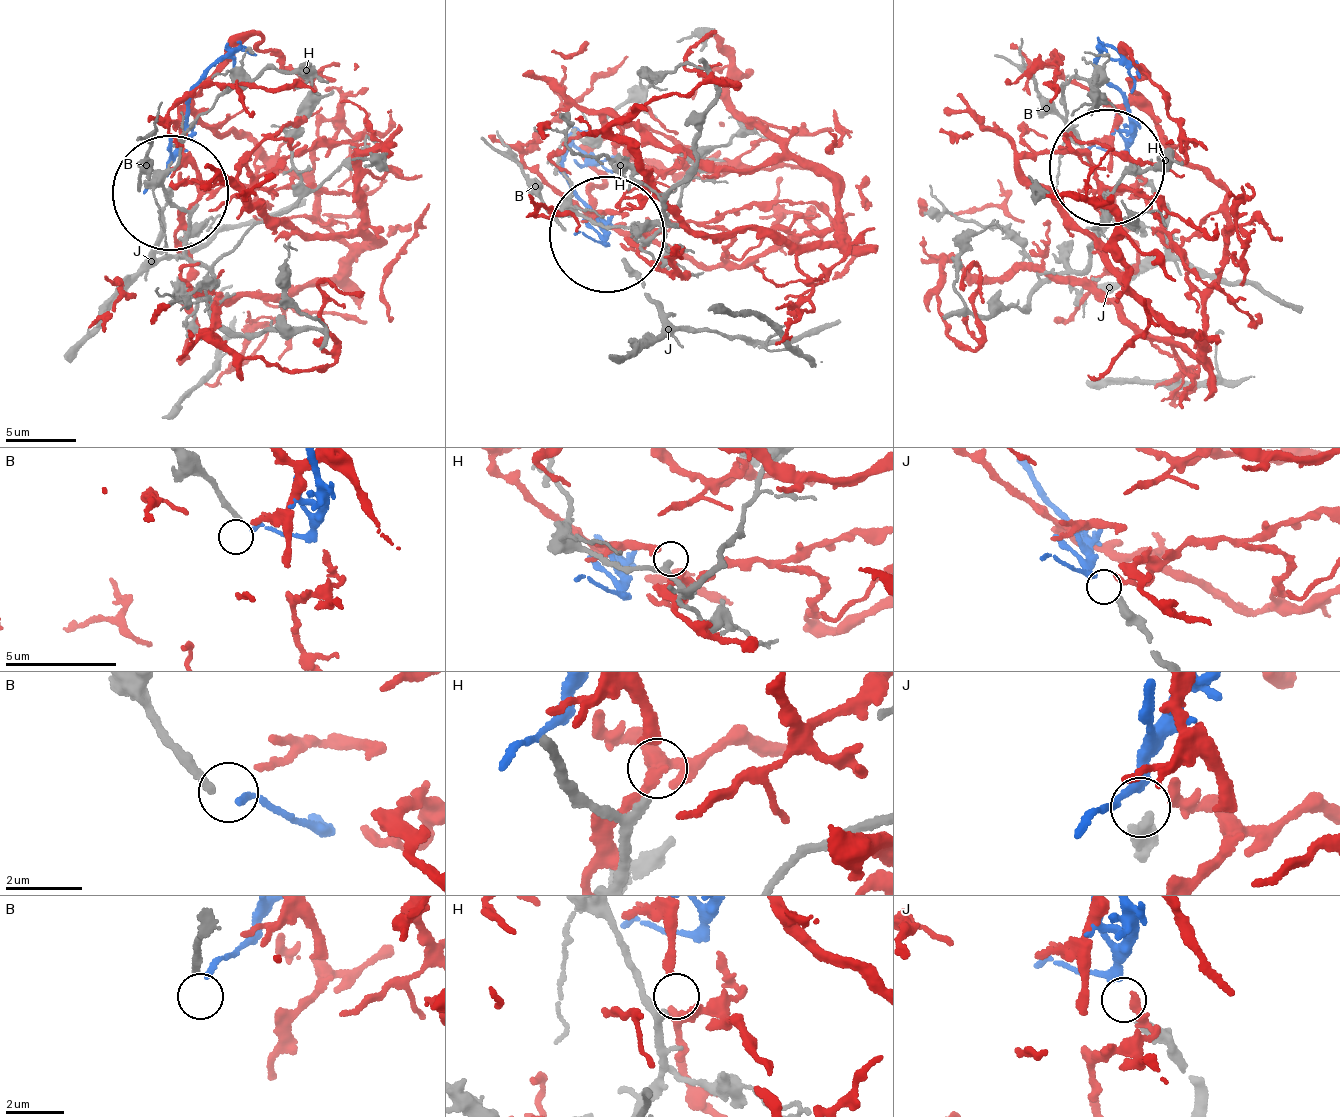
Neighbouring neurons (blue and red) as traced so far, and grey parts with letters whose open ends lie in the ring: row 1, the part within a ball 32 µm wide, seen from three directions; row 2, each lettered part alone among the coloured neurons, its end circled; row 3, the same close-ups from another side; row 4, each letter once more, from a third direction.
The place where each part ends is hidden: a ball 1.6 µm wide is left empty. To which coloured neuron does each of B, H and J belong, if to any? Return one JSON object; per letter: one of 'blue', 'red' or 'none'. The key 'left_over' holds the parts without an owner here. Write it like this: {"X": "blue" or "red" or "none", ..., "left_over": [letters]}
{"B": "none", "H": "none", "J": "blue", "left_over": ["B", "H"]}

